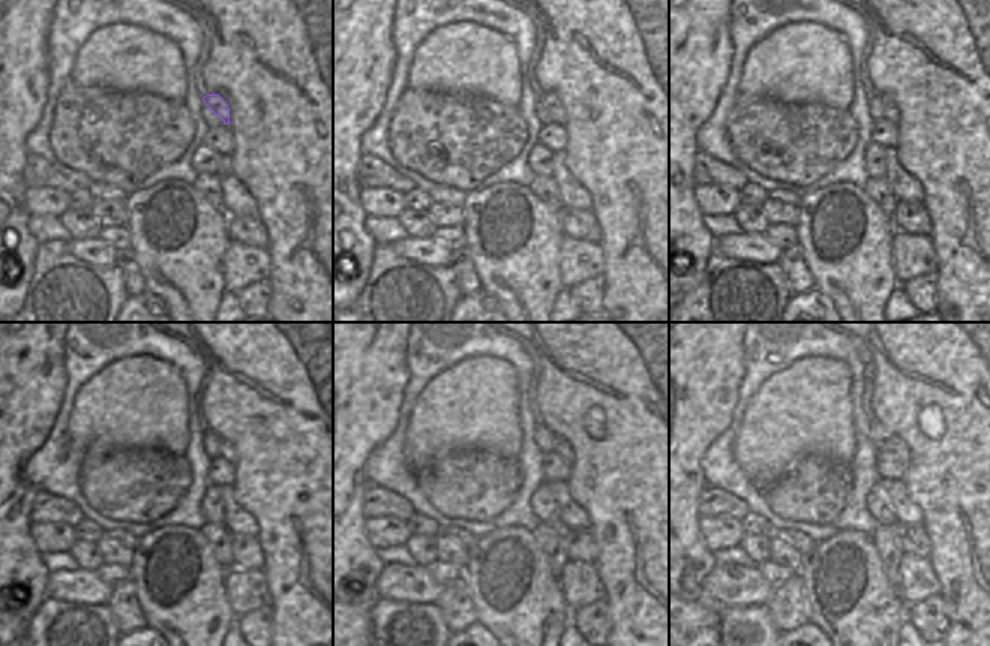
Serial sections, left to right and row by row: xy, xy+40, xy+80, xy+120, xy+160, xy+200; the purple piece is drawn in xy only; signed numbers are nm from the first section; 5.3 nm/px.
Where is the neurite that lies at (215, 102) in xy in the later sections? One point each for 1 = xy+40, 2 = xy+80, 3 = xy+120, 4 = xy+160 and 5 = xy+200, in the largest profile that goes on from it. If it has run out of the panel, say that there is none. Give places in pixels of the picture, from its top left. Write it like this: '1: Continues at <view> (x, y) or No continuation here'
1: Continues at xy+40 (551, 102)
2: Continues at xy+80 (890, 110)
3: Continues at xy+120 (224, 448)
4: Continues at xy+160 (560, 445)
5: Continues at xy+200 (896, 445)

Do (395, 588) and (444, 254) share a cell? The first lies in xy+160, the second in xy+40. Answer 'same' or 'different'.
same

